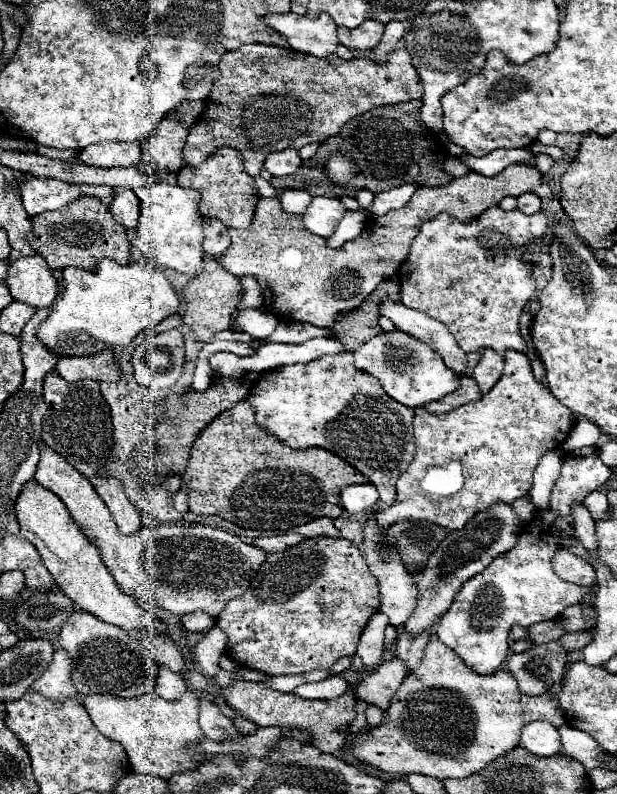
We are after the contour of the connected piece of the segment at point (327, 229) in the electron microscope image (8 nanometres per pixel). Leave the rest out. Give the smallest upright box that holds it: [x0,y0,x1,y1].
[302,196,346,238]

